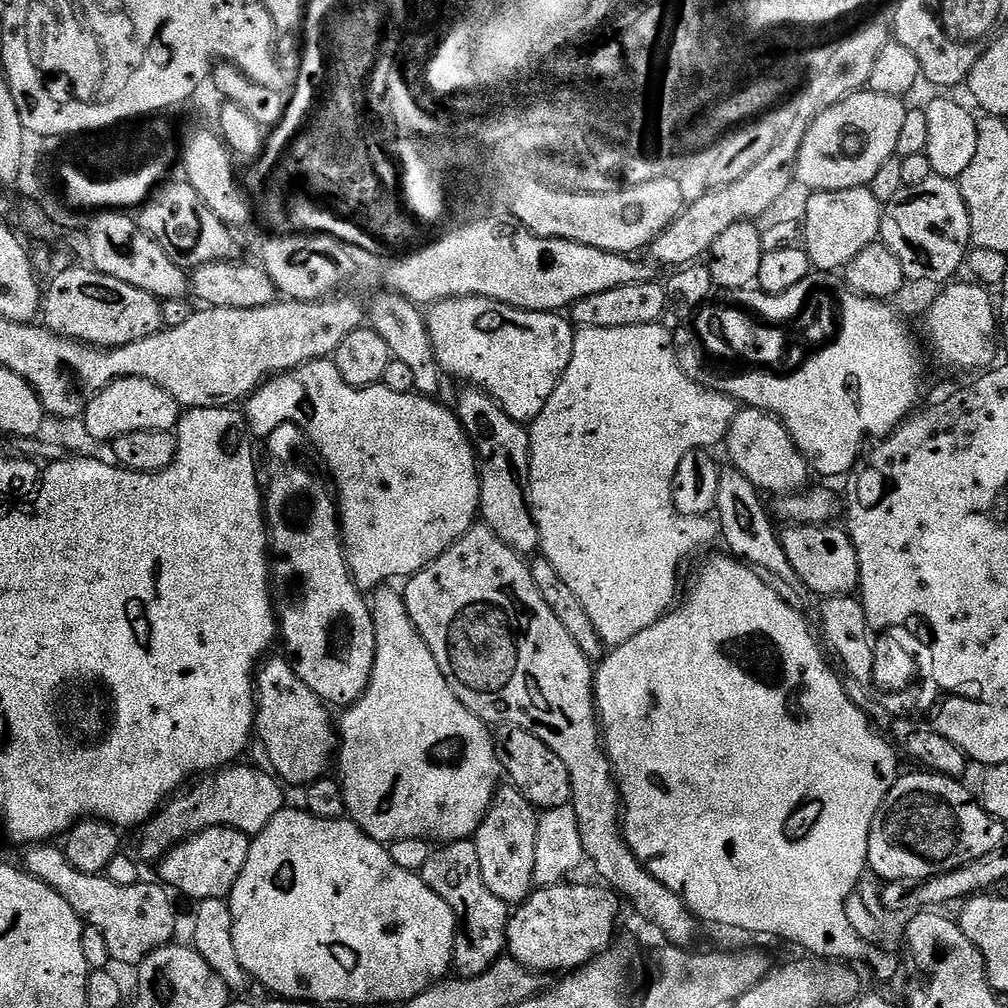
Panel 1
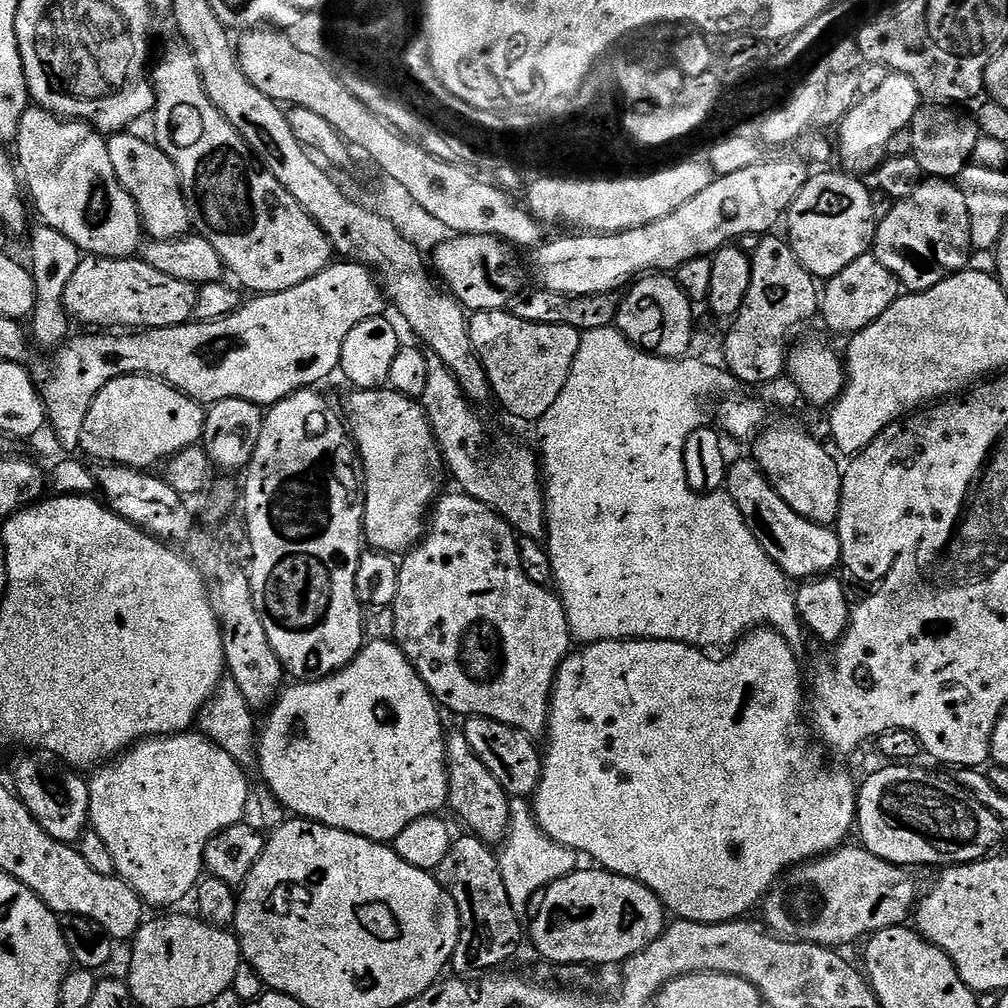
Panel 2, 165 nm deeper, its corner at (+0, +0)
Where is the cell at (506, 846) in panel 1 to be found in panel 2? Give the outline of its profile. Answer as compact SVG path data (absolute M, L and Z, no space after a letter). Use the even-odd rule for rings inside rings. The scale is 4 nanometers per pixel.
M449 731L446 736L448 746L448 803L449 809L460 815L471 835L477 836L489 846L496 846L508 835L510 822L510 798L502 786L498 786L498 778L482 766L478 754L470 750L470 742L466 742L463 731Z

